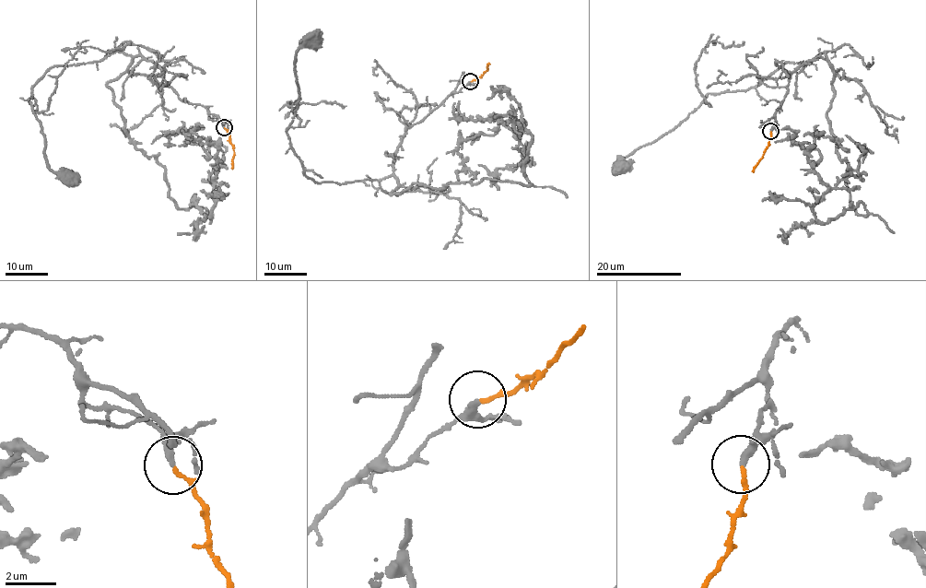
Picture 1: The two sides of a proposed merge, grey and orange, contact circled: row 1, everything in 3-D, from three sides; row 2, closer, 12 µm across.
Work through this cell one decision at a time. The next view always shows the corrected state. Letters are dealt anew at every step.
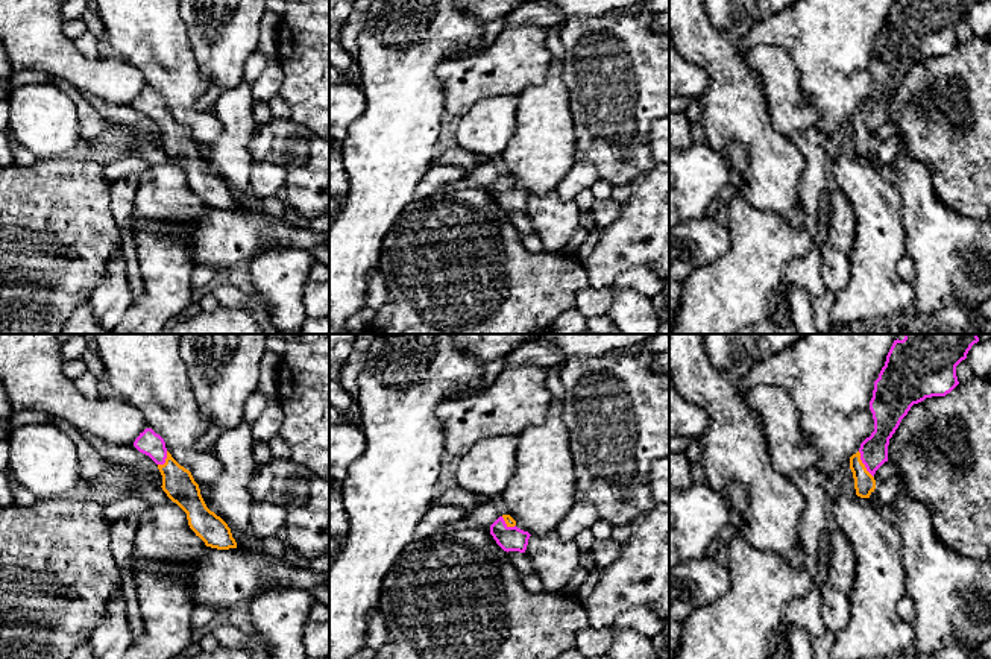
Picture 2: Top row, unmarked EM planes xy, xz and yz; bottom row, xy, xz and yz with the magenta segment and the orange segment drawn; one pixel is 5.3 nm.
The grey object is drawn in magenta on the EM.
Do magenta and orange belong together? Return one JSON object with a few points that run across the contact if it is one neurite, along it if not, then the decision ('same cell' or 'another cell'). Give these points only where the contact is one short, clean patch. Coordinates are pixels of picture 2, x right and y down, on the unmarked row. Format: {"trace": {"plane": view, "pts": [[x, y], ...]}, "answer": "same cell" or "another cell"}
{"trace": {"plane": "yz", "pts": [[873, 110], [864, 123], [864, 141]]}, "answer": "same cell"}

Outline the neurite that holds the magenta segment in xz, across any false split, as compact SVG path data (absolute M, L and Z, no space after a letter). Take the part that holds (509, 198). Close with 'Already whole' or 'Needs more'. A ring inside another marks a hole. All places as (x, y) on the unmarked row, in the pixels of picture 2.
M510 175L499 176L490 185L490 194L504 211L525 213L530 193L516 187L516 181Z. Needs more

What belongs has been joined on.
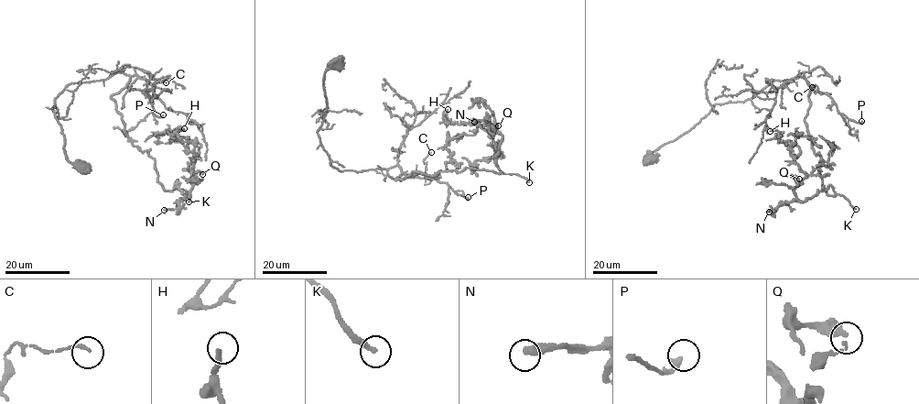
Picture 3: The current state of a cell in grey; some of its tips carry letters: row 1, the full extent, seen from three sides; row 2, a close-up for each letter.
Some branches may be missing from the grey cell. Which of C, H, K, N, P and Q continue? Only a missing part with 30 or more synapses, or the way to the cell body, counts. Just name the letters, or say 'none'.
K, P

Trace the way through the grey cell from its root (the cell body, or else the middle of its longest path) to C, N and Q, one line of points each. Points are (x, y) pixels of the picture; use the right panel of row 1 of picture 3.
C: (808, 101), (811, 90), (824, 92), (817, 92), (816, 85), (812, 87)
N: (808, 101), (805, 122), (821, 159), (822, 184), (835, 193), (830, 185), (769, 212)
Q: (808, 101), (805, 122), (822, 184), (835, 193), (830, 185), (801, 201), (799, 179)

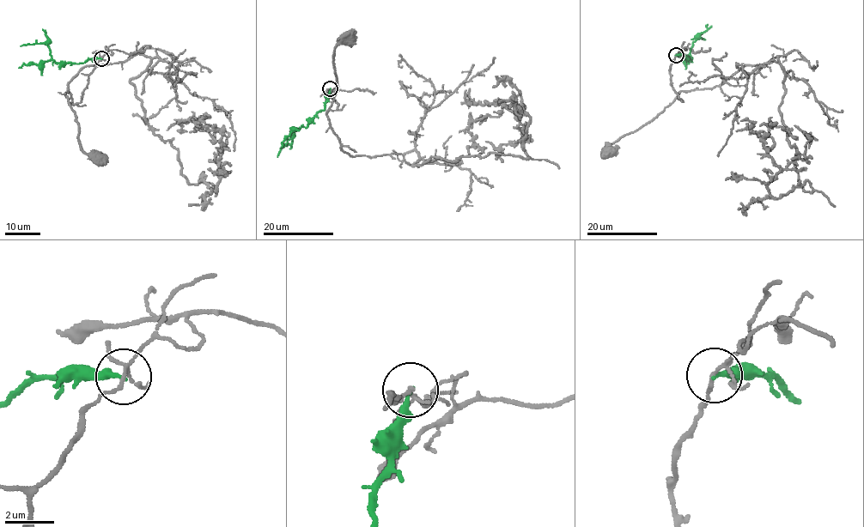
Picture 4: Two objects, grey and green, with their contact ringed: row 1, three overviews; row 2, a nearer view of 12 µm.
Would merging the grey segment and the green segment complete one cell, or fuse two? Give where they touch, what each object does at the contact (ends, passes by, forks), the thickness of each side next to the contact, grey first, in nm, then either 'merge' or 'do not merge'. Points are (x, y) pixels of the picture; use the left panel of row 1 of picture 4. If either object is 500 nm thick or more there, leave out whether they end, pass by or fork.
(101, 58) | grey forks | green ends | 100/200 nm | do not merge

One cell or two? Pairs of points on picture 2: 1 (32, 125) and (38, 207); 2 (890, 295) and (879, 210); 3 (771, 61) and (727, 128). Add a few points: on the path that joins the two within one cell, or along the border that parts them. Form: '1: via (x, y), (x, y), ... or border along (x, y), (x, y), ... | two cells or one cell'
1: border along (64, 157), (38, 160) | two cells
2: via (876, 274), (876, 231) | one cell
3: border along (747, 46), (745, 64), (761, 84), (768, 114) | two cells

